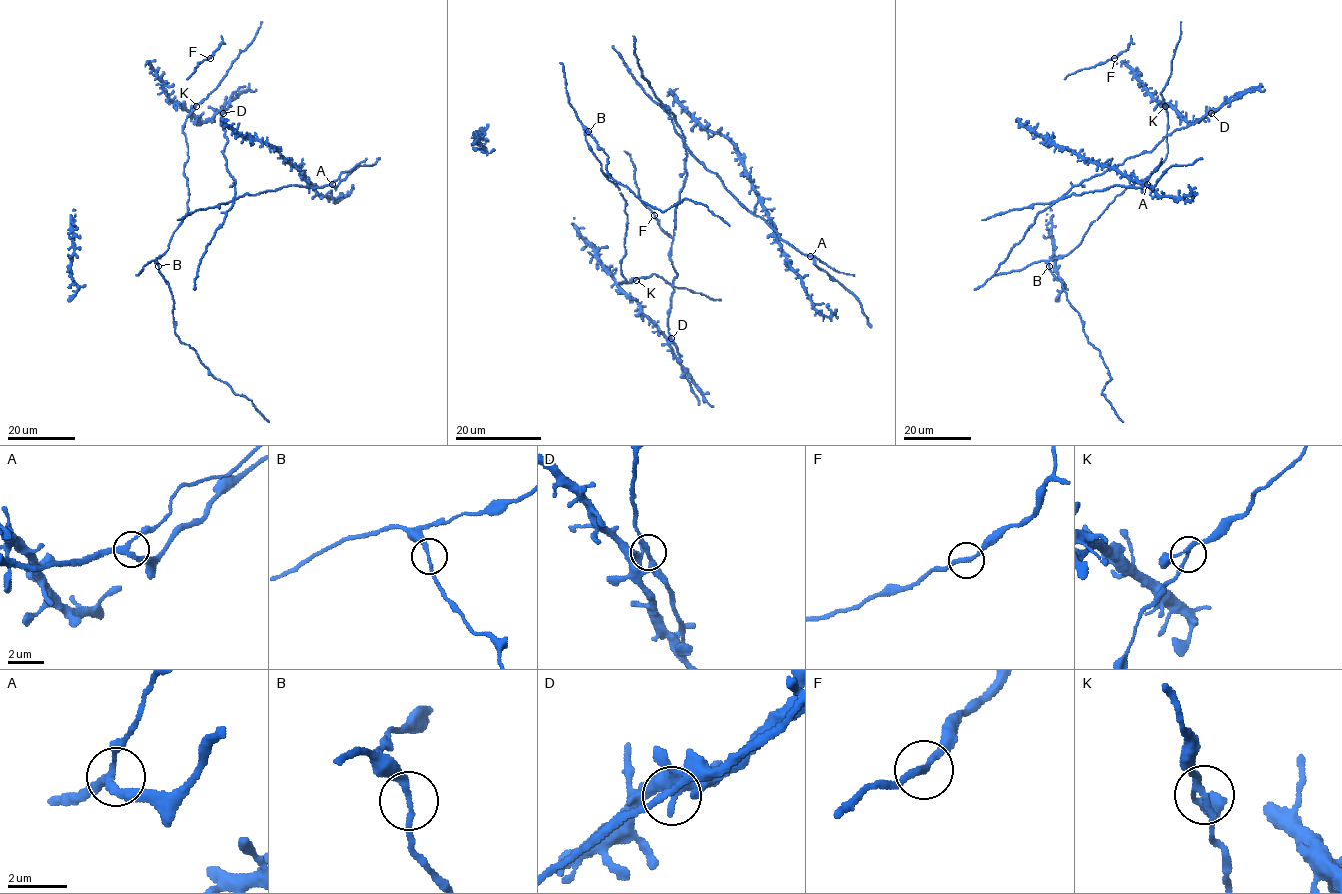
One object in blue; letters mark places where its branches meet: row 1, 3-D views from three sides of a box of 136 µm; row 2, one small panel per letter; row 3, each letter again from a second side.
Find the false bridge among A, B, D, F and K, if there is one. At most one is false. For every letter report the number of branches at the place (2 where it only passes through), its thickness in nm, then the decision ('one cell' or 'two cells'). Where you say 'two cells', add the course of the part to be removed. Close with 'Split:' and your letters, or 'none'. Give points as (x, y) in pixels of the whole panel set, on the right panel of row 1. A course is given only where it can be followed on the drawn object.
A: 3 | 240 nm | one cell
B: 2 | 190 nm | one cell
D: 3 | 190 nm | one cell
F: 2 | 200 nm | one cell
K: 3 | 180 nm | one cell
Split: none

